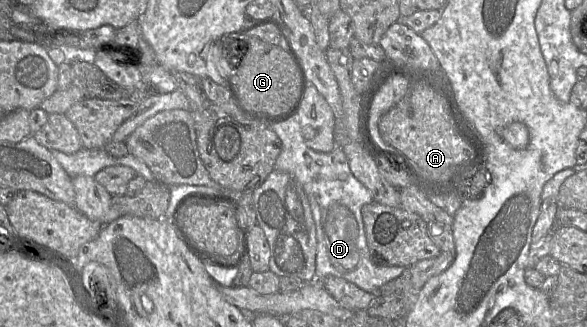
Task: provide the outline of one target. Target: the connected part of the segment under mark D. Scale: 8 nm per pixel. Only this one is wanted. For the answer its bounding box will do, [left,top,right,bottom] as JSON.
[270,114,405,293]

